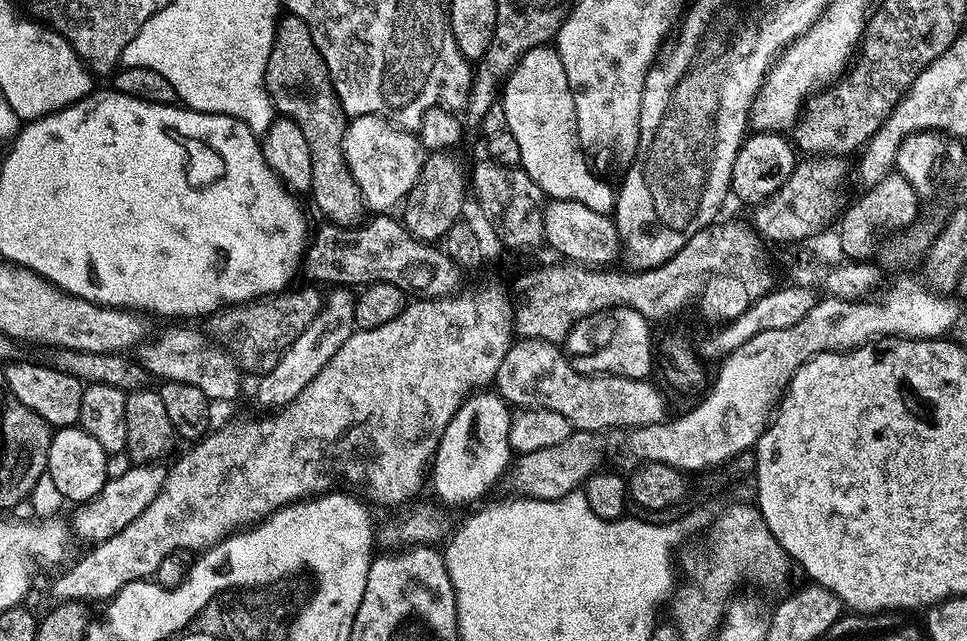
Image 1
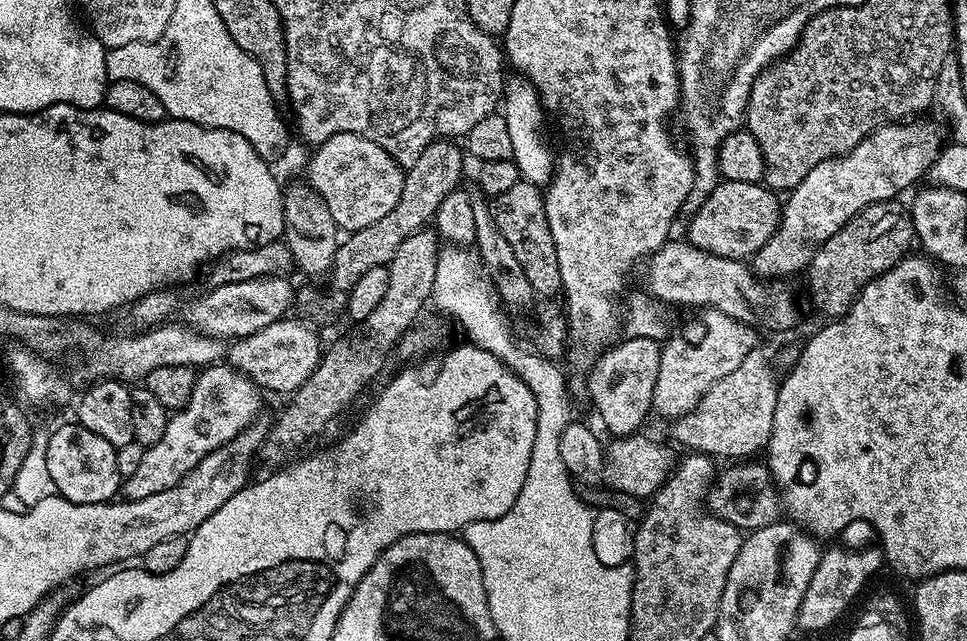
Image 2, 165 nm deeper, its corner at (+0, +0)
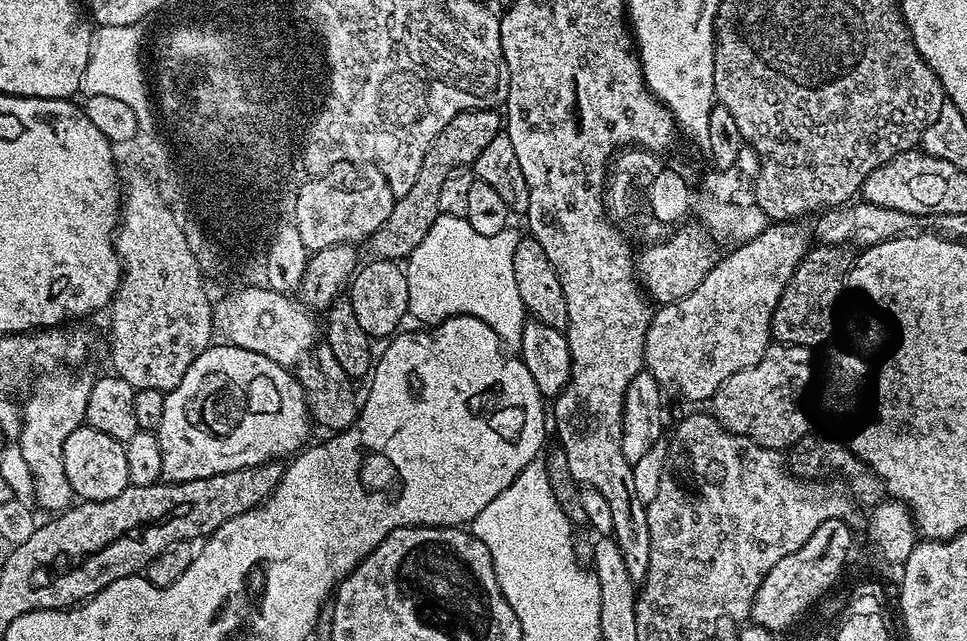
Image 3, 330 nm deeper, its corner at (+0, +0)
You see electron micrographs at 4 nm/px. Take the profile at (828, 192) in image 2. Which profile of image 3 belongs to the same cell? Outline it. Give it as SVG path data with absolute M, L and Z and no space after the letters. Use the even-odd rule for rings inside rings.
M772 222L768 227L762 230L762 234L758 234L750 242L741 244L731 249L729 256L721 255L717 259L716 265L710 270L710 274L706 274L706 278L702 278L702 282L698 286L698 290L694 290L690 294L686 294L686 298L675 300L673 304L661 304L653 311L652 321L648 323L646 330L646 342L644 343L644 368L658 382L658 386L665 392L673 392L676 396L681 396L684 400L704 400L711 401L712 395L718 391L726 381L734 374L738 374L738 370L746 370L750 366L754 366L766 354L766 350L770 347L770 337L772 334L772 315L778 306L778 298L782 298L782 290L786 290L786 282L790 282L790 278L794 274L794 270L799 266L801 258L809 250L808 236L804 233L804 228L800 222Z

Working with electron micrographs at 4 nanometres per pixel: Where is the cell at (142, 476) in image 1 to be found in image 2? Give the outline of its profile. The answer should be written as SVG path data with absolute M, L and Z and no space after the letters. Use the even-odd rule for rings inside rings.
M217 362L207 365L196 377L190 402L169 415L162 438L145 447L138 471L123 481L123 495L130 500L150 498L150 494L162 494L162 490L170 490L170 486L182 482L202 458L229 444L243 428L257 419L260 396L262 389L231 364Z

